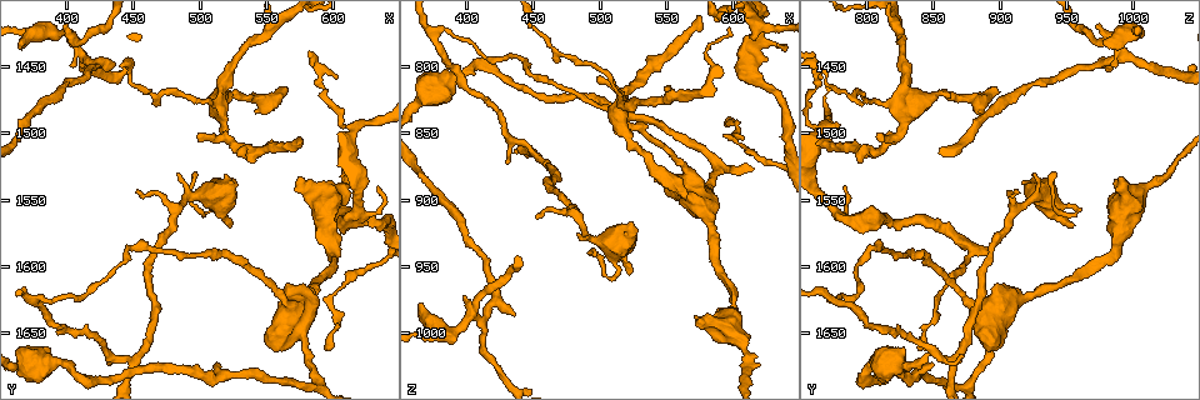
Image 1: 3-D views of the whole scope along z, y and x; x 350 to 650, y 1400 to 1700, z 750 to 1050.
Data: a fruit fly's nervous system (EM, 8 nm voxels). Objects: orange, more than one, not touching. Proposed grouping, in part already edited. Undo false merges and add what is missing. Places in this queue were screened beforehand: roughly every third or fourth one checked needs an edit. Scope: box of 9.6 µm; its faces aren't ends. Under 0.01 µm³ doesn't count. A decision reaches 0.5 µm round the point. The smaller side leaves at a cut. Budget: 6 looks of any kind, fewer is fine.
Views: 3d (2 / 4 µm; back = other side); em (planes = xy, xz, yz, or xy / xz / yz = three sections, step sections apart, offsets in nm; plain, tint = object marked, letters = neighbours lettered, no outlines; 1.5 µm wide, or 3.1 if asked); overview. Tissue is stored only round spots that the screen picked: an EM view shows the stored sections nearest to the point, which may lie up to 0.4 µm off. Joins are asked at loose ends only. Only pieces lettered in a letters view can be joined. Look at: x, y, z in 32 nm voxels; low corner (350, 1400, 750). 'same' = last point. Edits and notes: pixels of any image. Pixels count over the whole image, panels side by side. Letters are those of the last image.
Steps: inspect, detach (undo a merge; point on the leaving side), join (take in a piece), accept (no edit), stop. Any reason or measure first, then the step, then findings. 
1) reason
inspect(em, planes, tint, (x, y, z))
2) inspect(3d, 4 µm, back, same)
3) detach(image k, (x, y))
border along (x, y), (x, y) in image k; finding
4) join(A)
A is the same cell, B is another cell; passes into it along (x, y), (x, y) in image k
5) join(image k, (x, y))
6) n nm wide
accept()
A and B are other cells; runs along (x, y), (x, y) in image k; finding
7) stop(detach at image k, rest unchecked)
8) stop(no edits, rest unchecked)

thick turns thin
inspect(3d, 2 µm, (514, 1472, 834))

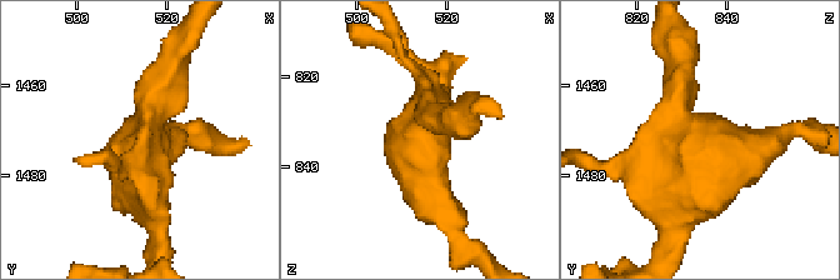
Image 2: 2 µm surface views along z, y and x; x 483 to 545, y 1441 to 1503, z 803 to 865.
now the EM
inspect(em, planes, letters, (514, 1474, 835))

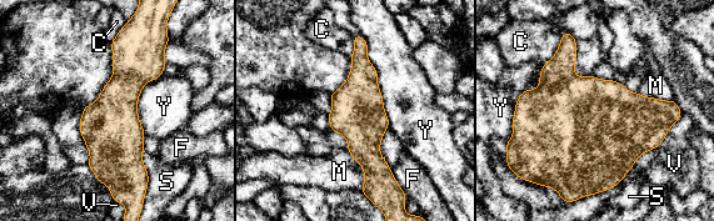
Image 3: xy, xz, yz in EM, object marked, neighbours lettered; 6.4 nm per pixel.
340 nm wide
accept()
C, F, M, S, V and Y are other cells; runs along (359, 39), (369, 182) in image 3; one neuron here

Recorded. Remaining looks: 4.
free end
inspect(em, xy, step 8, letters, (564, 1472, 900))

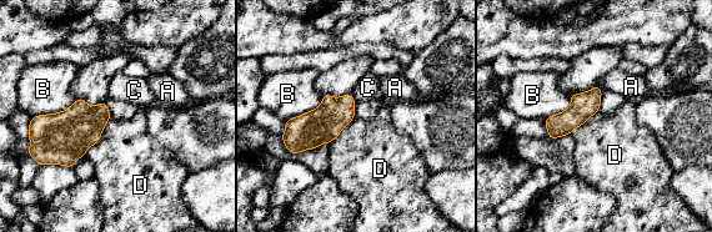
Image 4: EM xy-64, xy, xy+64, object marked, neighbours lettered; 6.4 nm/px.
inspect(em, planes, letters, same)

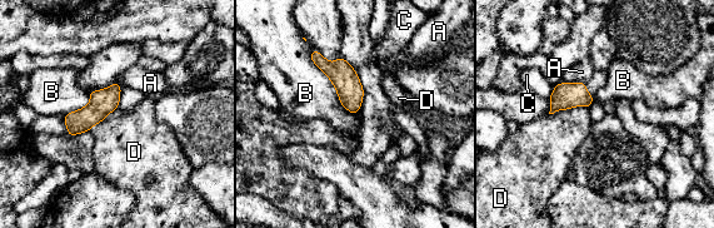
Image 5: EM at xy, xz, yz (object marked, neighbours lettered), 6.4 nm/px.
130 nm wide
accept()
A, B, C and D are other cells; no lettered piece goes on from it

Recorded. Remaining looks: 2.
stop(no edits, rest unchecked)

